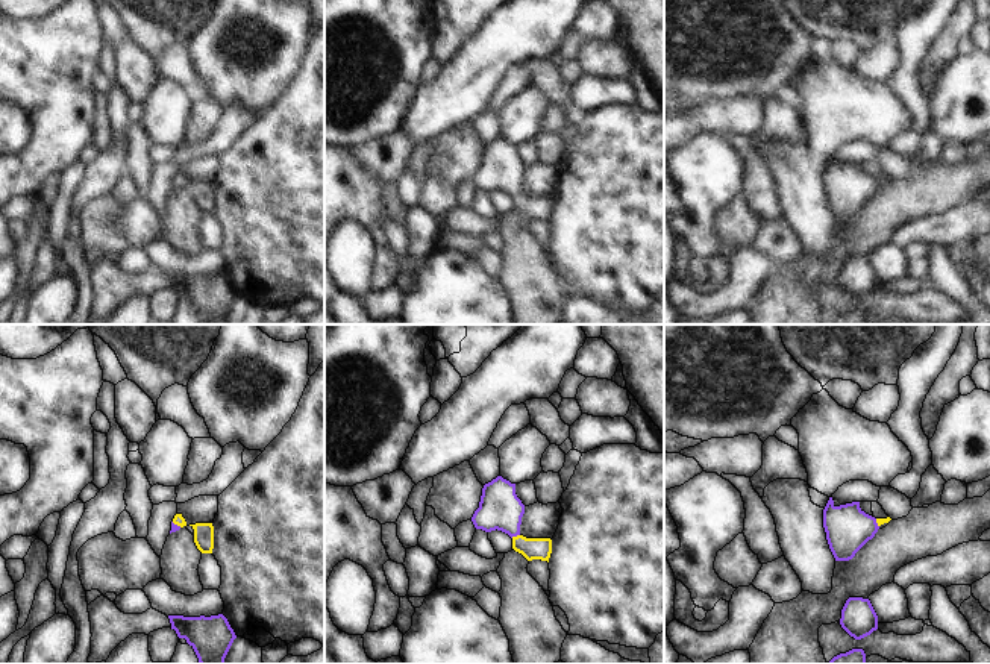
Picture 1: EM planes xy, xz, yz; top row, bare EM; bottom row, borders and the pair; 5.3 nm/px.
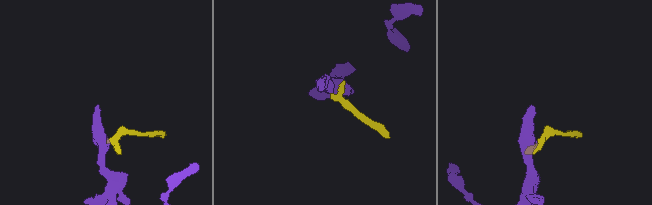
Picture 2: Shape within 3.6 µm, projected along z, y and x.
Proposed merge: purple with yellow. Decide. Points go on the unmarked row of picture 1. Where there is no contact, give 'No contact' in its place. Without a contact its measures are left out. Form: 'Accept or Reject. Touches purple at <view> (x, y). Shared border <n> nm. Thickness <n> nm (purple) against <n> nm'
Accept. Touches purple at xz (514, 196). Shared border 50 nm. Thickness 220 nm (purple) against 110 nm

